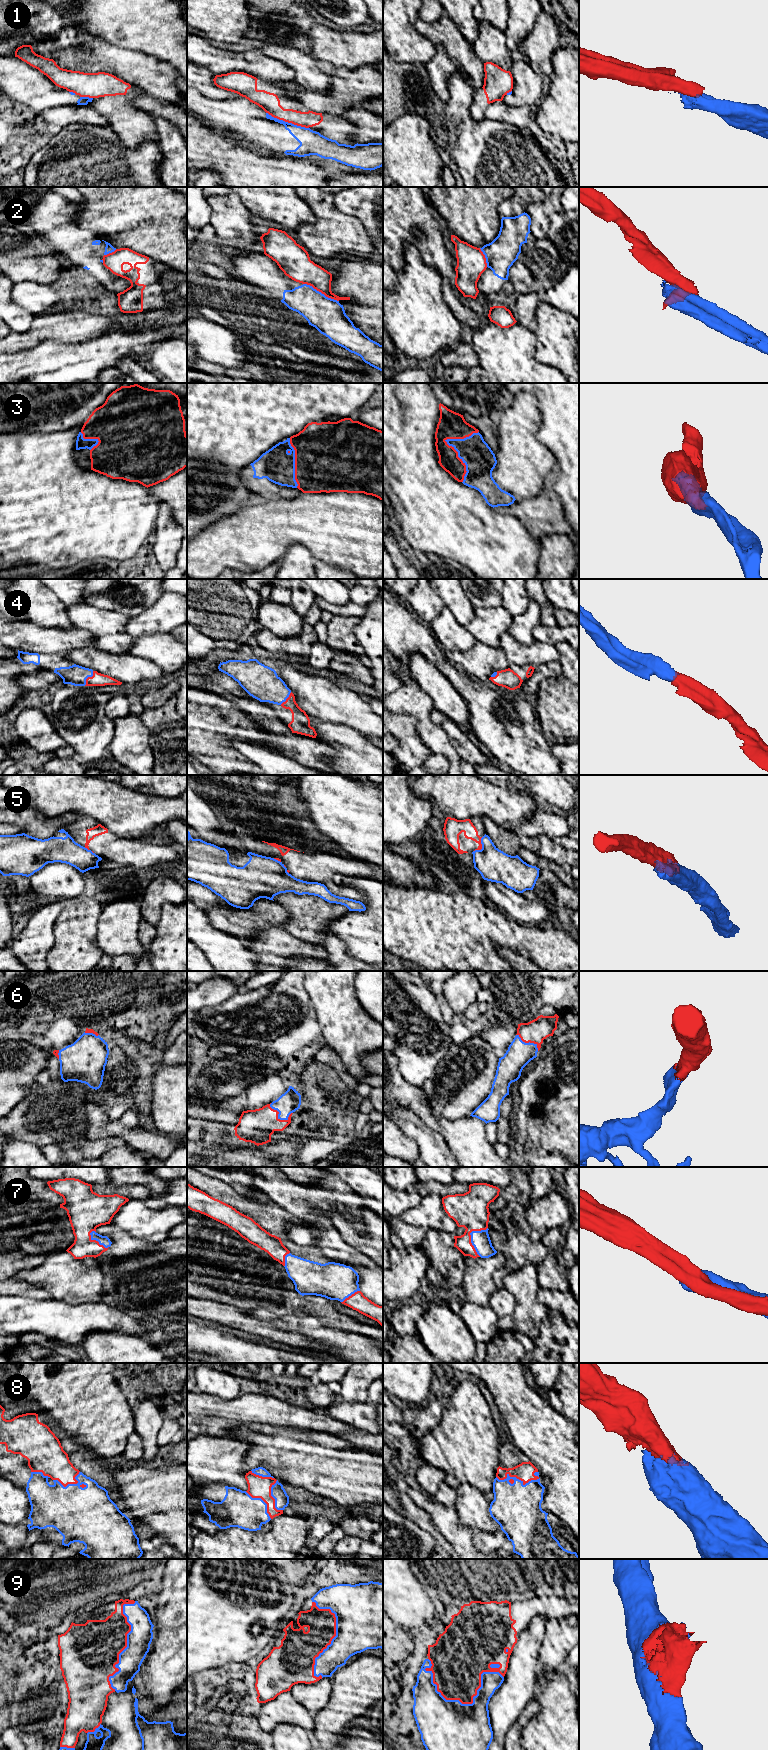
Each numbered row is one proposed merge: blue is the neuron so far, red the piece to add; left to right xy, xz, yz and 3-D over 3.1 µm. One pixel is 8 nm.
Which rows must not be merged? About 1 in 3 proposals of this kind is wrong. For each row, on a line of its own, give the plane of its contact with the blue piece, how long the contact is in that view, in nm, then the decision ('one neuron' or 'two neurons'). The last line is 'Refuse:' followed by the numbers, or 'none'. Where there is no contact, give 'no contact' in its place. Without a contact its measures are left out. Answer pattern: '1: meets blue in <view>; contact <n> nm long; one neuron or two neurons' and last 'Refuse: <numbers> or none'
1: meets blue in xz; contact 360 nm long; two neurons
2: meets blue in xz; contact 320 nm long; two neurons
3: meets blue in yz; contact 440 nm long; one neuron
4: meets blue in xy; contact 140 nm long; one neuron
5: meets blue in yz; contact 140 nm long; two neurons
6: meets blue in xz; contact 200 nm long; one neuron
7: meets blue in yz; contact 240 nm long; one neuron
8: meets blue in yz; contact 360 nm long; one neuron
9: meets blue in yz; contact 650 nm long; one neuron
Refuse: 1, 2, 5

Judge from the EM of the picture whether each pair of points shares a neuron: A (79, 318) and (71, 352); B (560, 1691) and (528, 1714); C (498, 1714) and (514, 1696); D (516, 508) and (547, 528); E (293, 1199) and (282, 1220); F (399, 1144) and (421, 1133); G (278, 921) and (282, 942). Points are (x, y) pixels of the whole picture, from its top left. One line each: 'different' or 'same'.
A: different
B: different
C: same
D: same
E: different
F: different
G: different

